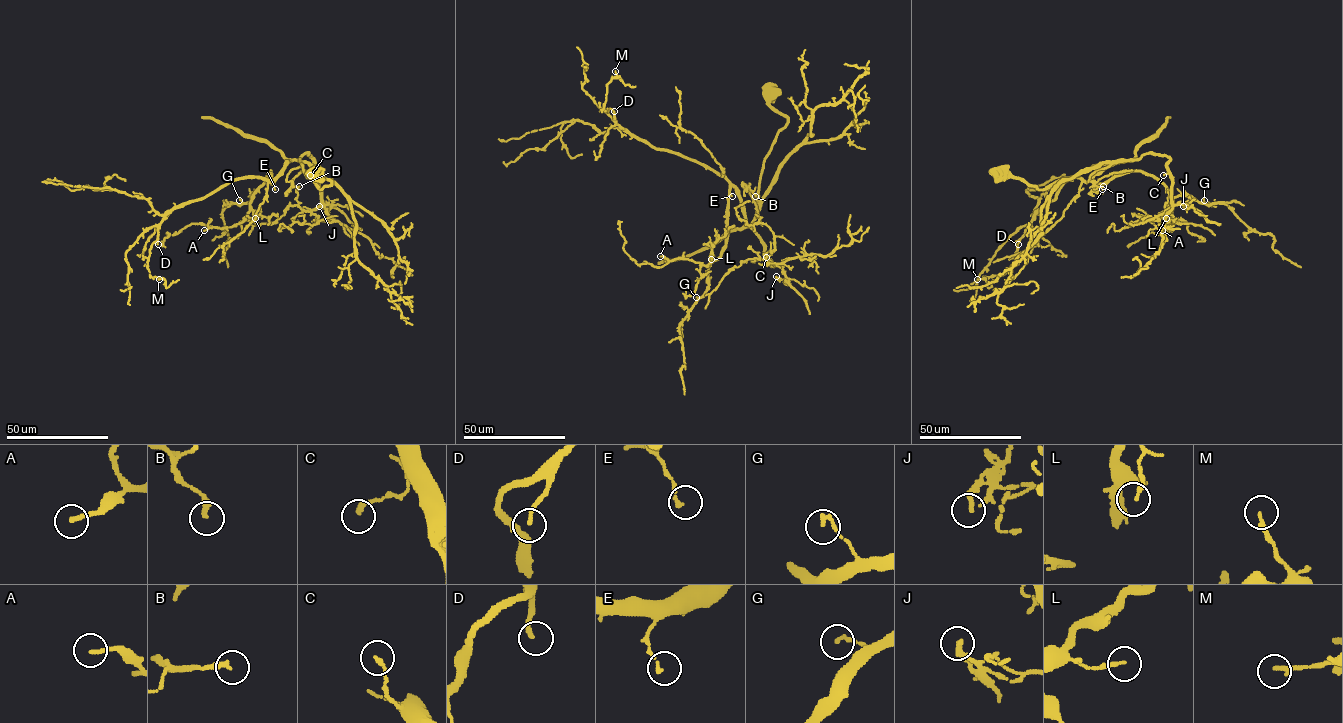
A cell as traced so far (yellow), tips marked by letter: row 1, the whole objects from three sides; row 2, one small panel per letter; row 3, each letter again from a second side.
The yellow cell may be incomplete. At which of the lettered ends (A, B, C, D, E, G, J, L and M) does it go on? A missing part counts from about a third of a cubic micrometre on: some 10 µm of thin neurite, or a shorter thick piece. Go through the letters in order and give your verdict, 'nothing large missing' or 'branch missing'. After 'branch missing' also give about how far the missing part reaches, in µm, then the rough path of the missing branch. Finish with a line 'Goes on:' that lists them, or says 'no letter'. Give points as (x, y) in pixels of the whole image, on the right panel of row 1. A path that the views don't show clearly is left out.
A: nothing large missing
B: nothing large missing
C: nothing large missing
D: nothing large missing
E: nothing large missing
G: nothing large missing
J: nothing large missing
L: nothing large missing
M: nothing large missing
Goes on: no letter

